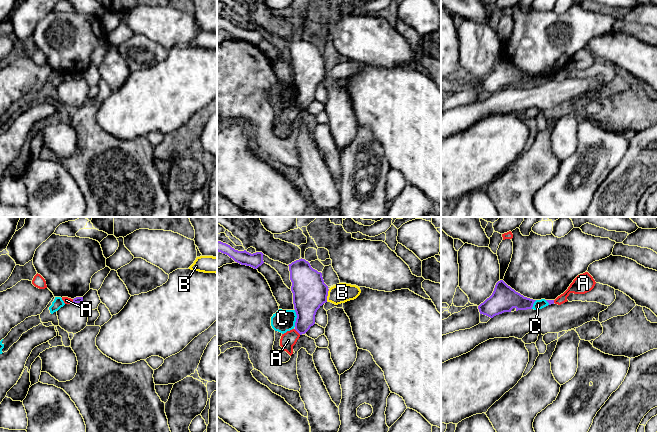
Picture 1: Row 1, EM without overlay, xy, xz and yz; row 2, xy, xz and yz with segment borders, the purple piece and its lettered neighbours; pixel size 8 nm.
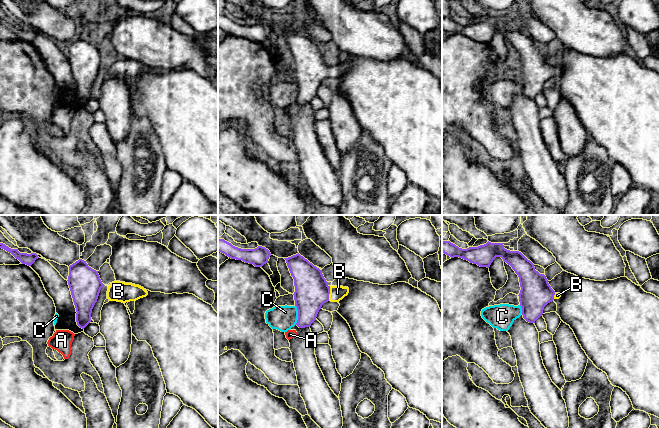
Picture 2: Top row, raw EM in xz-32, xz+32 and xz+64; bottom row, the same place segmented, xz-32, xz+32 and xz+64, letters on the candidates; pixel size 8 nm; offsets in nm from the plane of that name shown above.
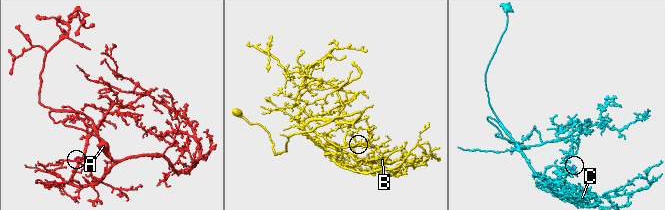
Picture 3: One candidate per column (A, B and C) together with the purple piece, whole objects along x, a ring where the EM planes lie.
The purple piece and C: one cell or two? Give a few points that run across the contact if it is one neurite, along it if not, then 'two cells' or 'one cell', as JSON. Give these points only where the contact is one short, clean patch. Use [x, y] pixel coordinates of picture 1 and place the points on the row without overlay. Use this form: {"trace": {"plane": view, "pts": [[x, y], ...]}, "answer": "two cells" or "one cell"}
{"trace": {"plane": "xz", "pts": [[294, 86], [296, 91], [295, 102]]}, "answer": "two cells"}

